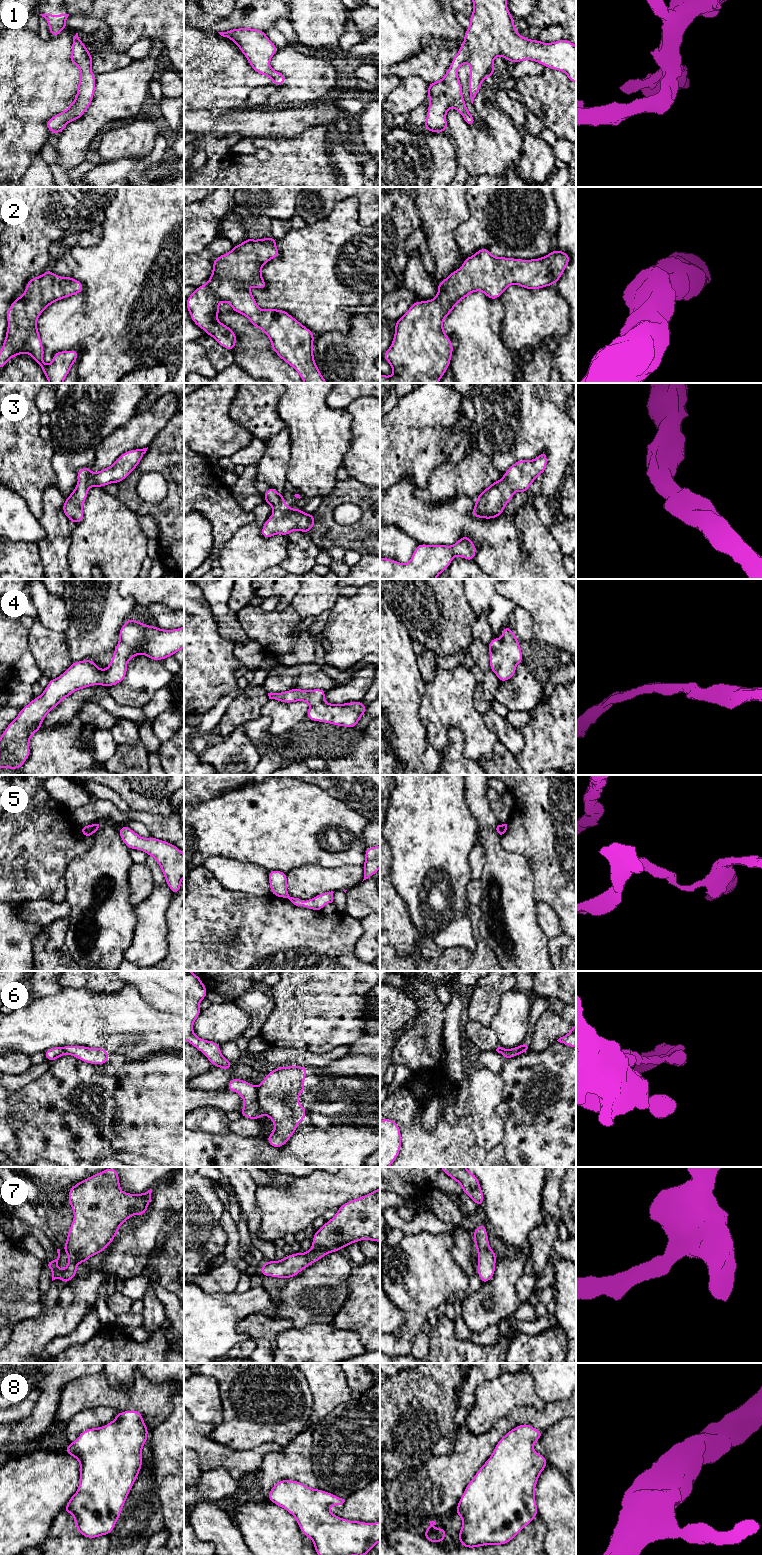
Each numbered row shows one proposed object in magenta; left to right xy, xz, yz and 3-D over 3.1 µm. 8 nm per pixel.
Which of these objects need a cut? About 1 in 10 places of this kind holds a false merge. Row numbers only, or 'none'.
5, 6

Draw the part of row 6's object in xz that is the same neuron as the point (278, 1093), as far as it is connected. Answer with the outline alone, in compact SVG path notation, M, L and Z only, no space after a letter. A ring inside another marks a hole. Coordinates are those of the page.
M296 1065L278 1067L267 1073L257 1087L260 1113L268 1116L275 1127L267 1136L274 1148L281 1148L298 1129L296 1125L307 1116L298 1096L306 1091L304 1078L308 1071Z

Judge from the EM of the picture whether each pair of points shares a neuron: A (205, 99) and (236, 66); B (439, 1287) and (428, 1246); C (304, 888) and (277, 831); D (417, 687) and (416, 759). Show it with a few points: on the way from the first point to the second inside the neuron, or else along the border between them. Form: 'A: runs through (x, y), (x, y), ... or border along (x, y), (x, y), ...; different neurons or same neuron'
A: runs through (213, 91), (228, 74); same neuron
B: runs through (429, 1277), (428, 1256); same neuron
C: border along (318, 864), (304, 864), (286, 873); different neurons
D: runs through (410, 705), (410, 741); same neuron

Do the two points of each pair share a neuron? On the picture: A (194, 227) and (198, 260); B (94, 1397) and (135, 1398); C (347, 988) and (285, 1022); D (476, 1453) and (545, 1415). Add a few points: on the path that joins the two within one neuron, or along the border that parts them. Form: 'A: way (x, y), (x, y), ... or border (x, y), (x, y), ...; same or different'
A: border (216, 238), (194, 253); different
B: way (104, 1397), (125, 1400); same
C: way (332, 988), (329, 988), (300, 1017); same
D: way (493, 1436), (516, 1416), (528, 1416); same

